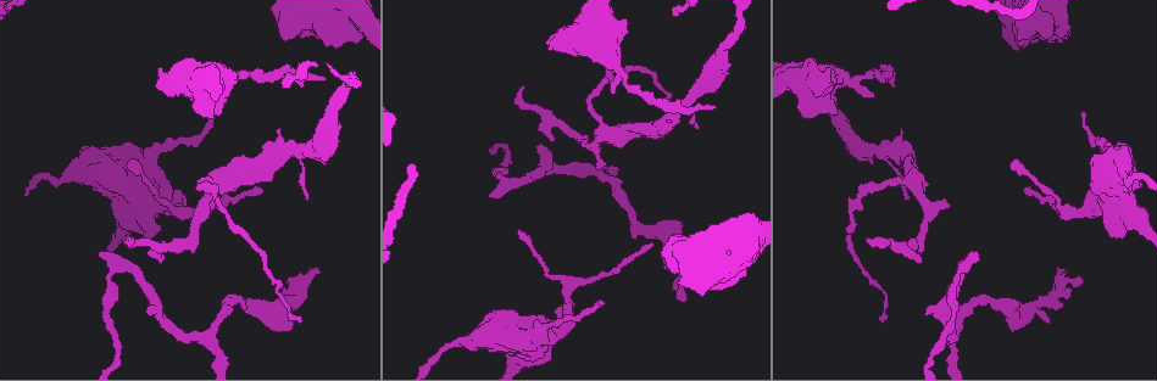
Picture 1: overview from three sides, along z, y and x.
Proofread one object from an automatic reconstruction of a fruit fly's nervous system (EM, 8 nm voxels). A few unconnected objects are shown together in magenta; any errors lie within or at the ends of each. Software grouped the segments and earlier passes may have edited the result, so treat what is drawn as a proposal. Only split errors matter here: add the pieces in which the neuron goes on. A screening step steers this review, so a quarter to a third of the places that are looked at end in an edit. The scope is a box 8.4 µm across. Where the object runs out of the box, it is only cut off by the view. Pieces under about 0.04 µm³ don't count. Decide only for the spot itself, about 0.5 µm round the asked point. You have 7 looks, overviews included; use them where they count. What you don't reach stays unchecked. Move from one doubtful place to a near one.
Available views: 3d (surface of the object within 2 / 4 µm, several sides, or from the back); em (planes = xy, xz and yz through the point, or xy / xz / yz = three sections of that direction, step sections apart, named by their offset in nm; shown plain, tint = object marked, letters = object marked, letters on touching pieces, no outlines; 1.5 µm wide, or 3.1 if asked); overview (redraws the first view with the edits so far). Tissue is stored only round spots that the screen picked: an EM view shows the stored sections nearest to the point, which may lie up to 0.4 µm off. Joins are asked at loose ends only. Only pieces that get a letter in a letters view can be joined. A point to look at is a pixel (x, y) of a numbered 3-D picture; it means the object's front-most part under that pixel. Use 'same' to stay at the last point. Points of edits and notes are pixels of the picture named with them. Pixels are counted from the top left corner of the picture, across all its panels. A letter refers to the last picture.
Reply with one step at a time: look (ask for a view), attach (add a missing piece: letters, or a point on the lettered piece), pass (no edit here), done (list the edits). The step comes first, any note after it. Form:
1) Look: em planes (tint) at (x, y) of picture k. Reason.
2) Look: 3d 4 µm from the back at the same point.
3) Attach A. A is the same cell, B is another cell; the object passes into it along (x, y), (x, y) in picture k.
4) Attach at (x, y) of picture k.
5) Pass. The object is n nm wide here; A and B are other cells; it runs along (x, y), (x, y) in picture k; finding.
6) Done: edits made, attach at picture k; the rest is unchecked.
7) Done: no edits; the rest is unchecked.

Look: 3d 4 µm at (319, 272) of picture 1. Free end.

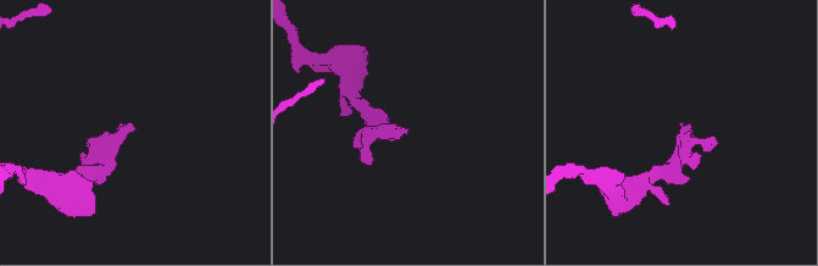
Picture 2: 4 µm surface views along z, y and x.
Look: em planes (letters) at (681, 125) of picture 2. Now the EM.

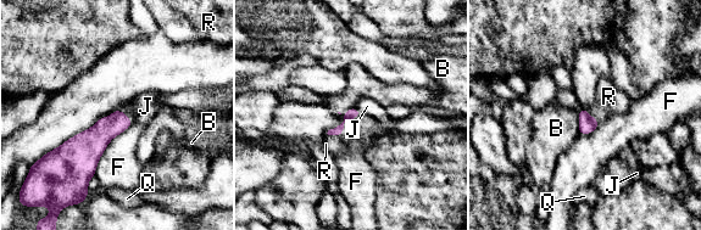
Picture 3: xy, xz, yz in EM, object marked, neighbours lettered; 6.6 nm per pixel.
Attach R. R is the same cell, B, F, J and Q are other cells; the neuron continues.

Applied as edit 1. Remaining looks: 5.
Look: 3d 2 µm from the back at (603, 303) of picture 1. Tapers out.

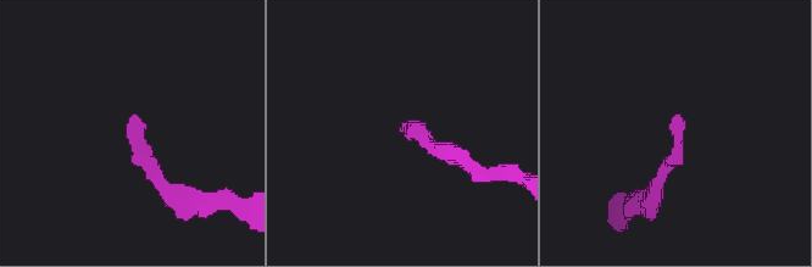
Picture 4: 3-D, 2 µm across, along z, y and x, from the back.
Look: em planes (tint) at (401, 130) of picture 4. Need the tissue.

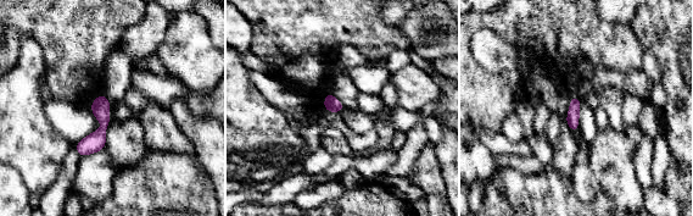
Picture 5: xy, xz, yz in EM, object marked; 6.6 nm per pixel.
Look: em planes (letters) at the same point.

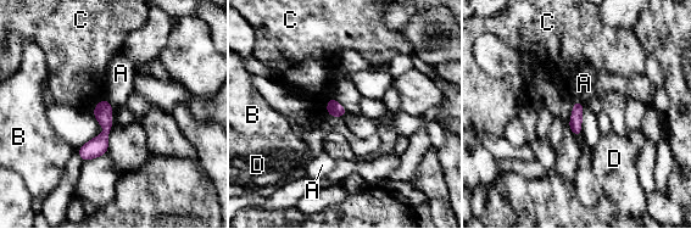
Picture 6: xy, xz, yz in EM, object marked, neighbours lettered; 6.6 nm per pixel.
Pass. The longest contact is with C, 110 nm; A, B, C and D are other cells; it runs along (105, 104), (106, 133), (84, 157) in picture 6; none of them fits.

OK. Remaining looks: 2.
Look: em planes (letters) at (322, 78) of picture 1. Branch stops here.

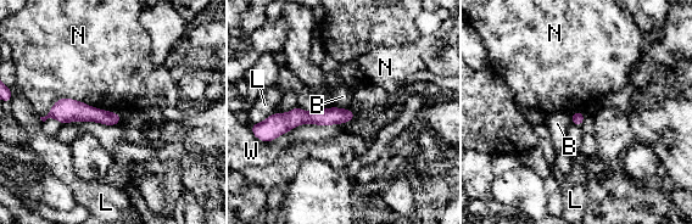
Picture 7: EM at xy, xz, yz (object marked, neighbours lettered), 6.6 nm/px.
Pass. B, L, N and W are other cells; a border runs along (120, 113), (60, 98), (40, 117) in picture 7; no lettered piece goes on from it.

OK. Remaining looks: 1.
Done: edits made, attach at picture 3; the rest is unchecked.

